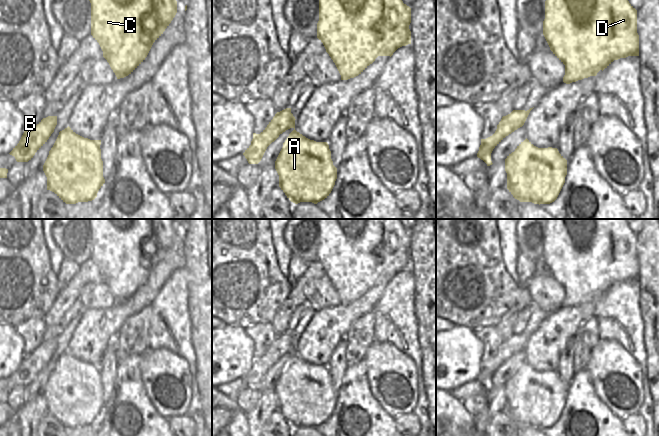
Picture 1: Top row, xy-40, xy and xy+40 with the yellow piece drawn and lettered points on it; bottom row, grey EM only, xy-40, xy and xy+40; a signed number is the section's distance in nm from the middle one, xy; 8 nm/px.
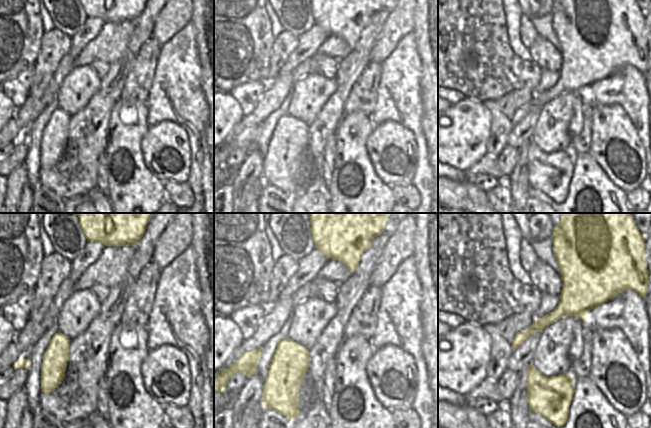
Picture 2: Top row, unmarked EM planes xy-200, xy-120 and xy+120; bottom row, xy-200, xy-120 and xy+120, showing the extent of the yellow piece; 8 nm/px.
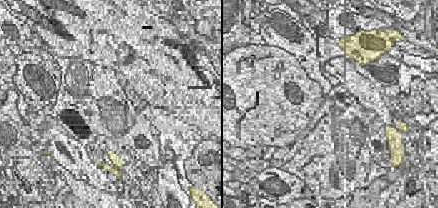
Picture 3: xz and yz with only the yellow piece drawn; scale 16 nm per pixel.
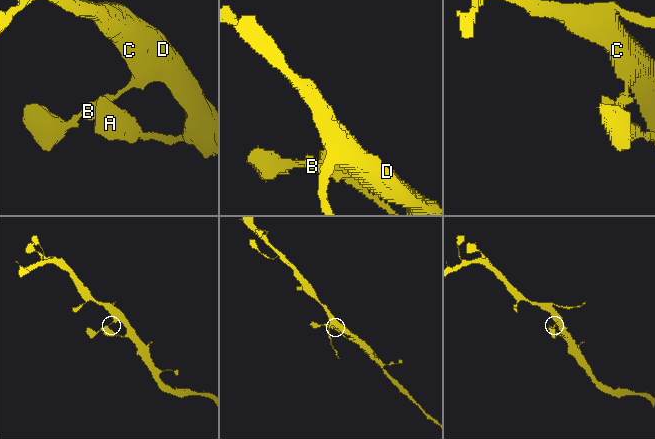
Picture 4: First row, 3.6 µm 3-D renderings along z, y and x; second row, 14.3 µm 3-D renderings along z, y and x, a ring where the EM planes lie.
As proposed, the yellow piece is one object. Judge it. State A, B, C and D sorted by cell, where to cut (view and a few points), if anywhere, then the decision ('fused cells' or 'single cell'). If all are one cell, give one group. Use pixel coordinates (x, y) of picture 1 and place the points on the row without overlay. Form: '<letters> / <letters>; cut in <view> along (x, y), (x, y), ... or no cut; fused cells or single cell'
A B C D; no cut; single cell

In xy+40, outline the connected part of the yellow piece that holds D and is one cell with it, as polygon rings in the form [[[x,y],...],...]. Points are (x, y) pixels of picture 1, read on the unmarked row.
[[[545,219],[543,259],[565,289],[563,306],[596,300],[614,284],[639,280],[637,234],[626,219]]]

